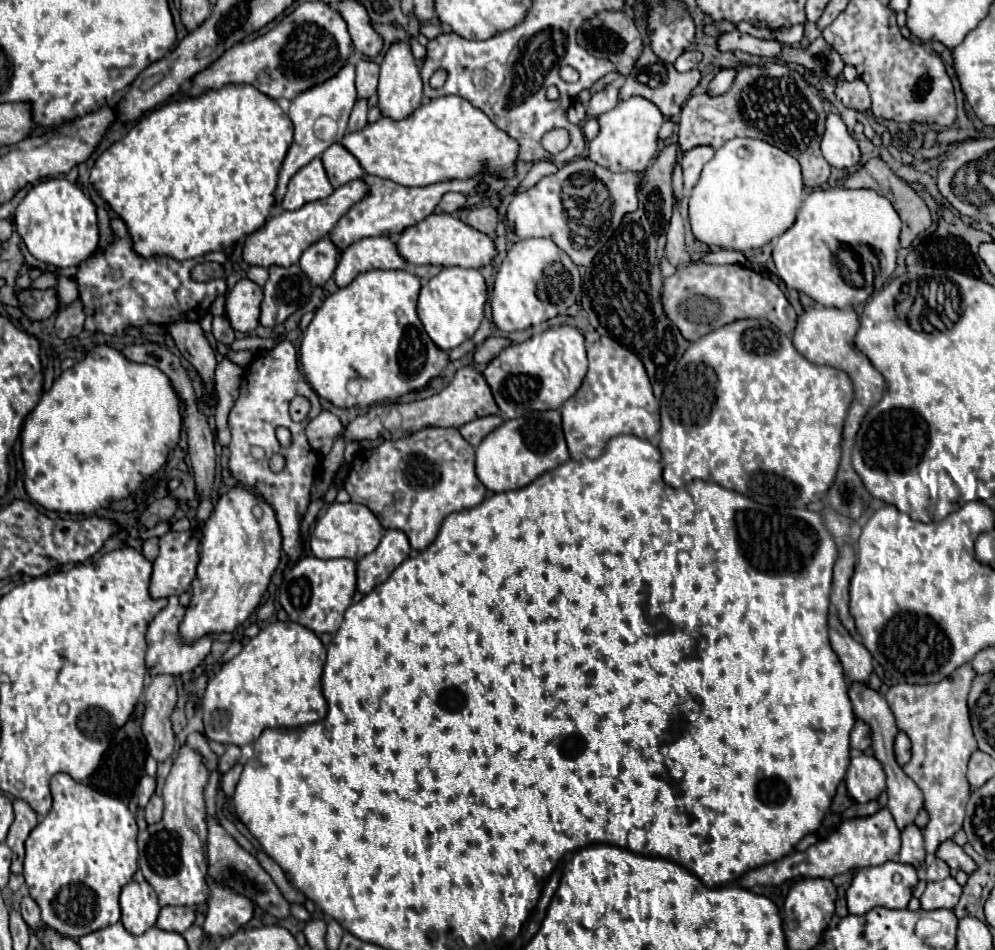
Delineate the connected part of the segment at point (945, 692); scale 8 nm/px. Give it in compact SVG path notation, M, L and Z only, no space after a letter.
M962 665L936 685L894 685L886 693L886 701L896 717L896 725L912 741L912 759L902 767L904 773L920 787L924 795L924 809L928 811L928 825L924 827L926 851L934 853L936 845L950 839L964 821L964 807L970 797L966 781L968 757L976 751L976 739L970 727L966 697L976 671Z

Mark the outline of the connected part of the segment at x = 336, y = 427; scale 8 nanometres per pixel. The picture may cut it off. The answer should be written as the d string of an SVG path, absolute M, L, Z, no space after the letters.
M322 411L318 417L308 421L306 437L308 437L308 443L312 445L314 451L328 455L330 449L332 449L334 439L342 433L342 429L344 427L342 427L340 419L334 413Z

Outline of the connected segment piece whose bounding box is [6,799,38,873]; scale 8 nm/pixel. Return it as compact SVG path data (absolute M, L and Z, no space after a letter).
M14 801L14 823L8 831L8 847L14 851L12 855L12 873L22 873L22 861L24 861L24 841L28 833L36 827L38 815L32 811L32 807L26 801Z

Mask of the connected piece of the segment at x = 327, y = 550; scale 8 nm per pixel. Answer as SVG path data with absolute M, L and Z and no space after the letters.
M332 503L326 507L322 517L318 519L314 533L310 537L310 547L318 559L348 557L352 561L358 561L376 549L382 533L384 529L380 521L368 507L358 505L358 503Z

